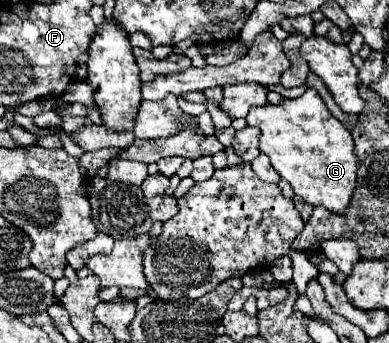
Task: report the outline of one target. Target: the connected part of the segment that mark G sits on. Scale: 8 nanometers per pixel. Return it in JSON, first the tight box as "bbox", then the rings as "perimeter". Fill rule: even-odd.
{"bbox":[247,88,357,214],"perimeter":[[[307,88],[303,96],[281,100],[279,104],[253,106],[247,114],[247,126],[261,130],[261,152],[271,158],[273,168],[291,184],[297,196],[311,206],[325,206],[343,214],[351,202],[357,182],[357,156],[351,132],[327,110],[315,88]]]}

